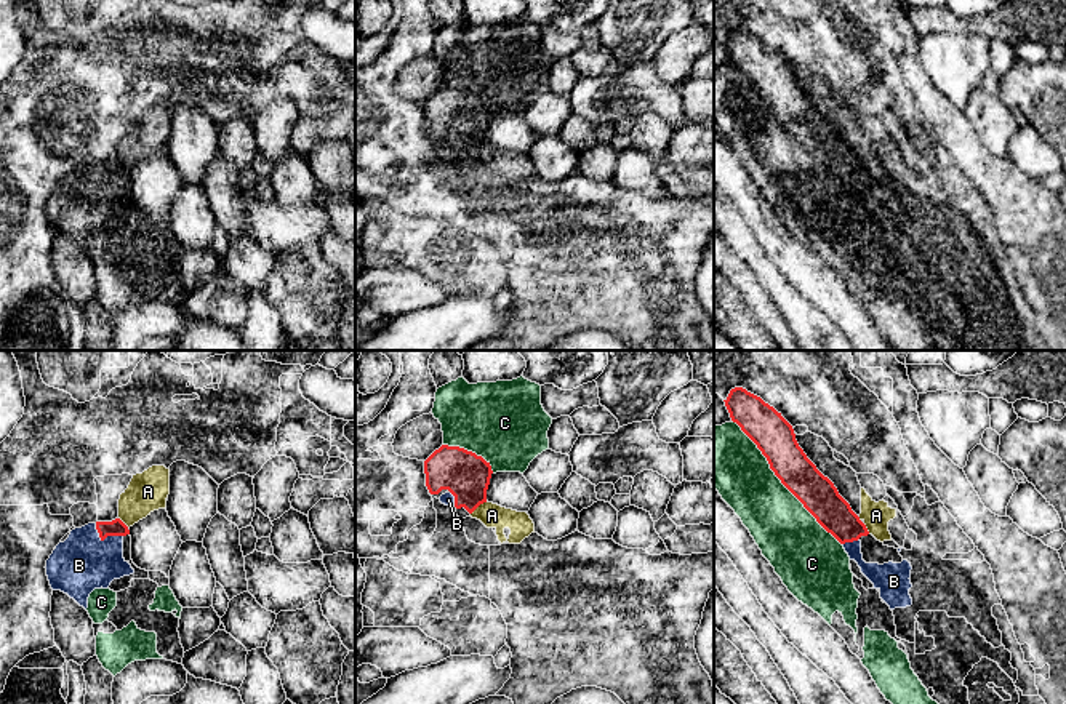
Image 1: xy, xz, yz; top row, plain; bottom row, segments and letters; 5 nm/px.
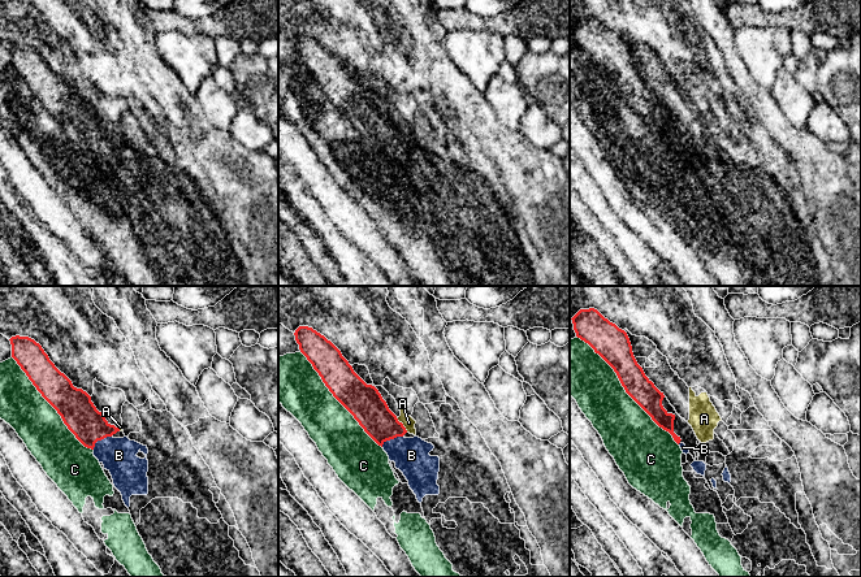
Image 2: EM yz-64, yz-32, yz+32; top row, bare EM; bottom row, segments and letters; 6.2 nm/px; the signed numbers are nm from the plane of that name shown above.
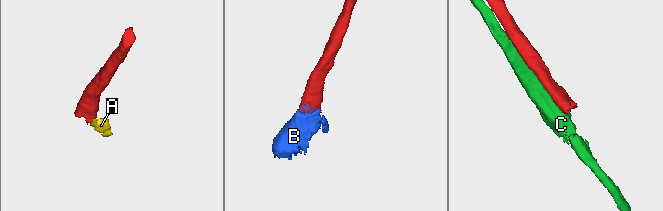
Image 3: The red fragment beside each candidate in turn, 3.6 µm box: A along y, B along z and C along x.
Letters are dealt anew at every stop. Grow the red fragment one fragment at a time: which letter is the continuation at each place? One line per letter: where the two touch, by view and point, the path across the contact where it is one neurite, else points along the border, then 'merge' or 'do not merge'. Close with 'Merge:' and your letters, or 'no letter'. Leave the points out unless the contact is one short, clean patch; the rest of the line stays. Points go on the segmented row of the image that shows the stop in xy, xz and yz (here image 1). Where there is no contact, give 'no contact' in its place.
A: meets red in xz at (479, 504); border along xz (487, 501), (471, 514); do not merge
B: meets red in xy at (104, 538); runs through xy (116, 527), (104, 538), (79, 565); merge
C: meets red in yz at (781, 482); do not merge
Merge: B

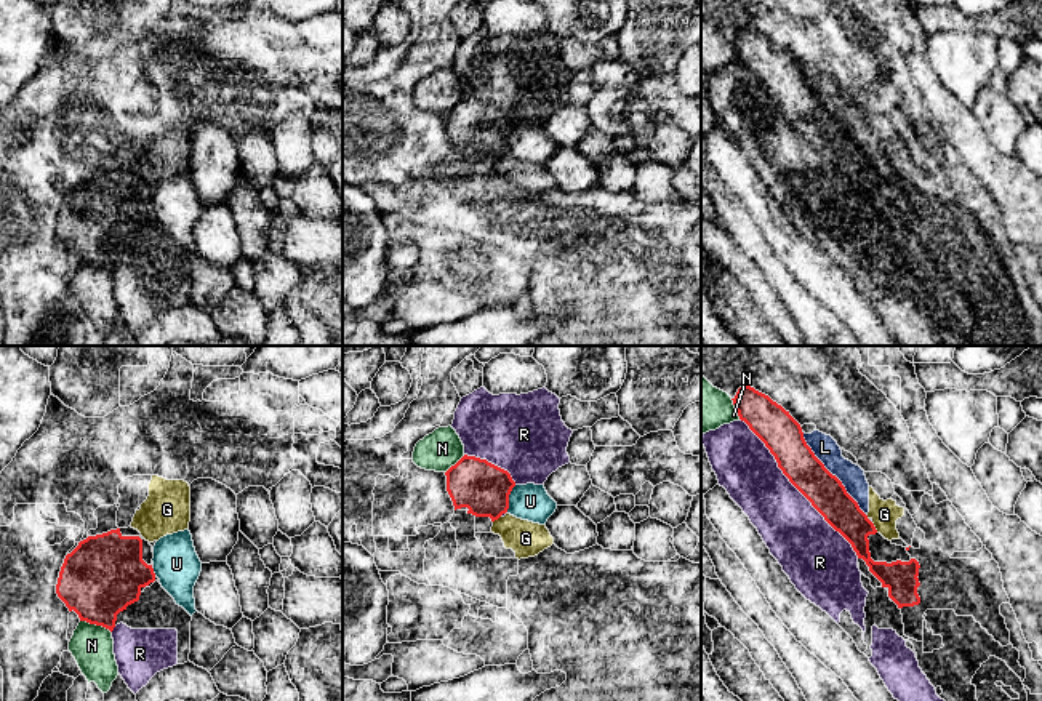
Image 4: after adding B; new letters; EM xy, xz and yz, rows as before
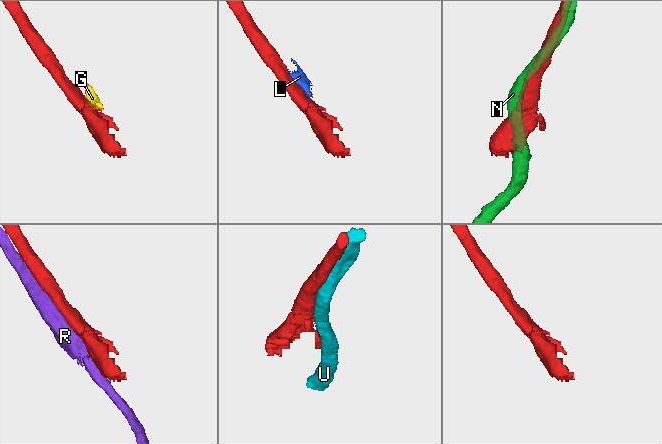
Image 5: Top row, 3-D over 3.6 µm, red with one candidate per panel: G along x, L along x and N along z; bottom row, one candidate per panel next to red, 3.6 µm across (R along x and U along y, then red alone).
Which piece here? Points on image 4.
G: meets red in yz at (874, 527); border along yz (871, 522), (877, 532); do not merge
L: meets red in yz at (831, 474); do not merge
N: meets red in xy at (96, 624); do not merge
R: meets red in yz at (796, 487); do not merge
U: meets red in xz at (508, 498); do not merge
Merge: no letter

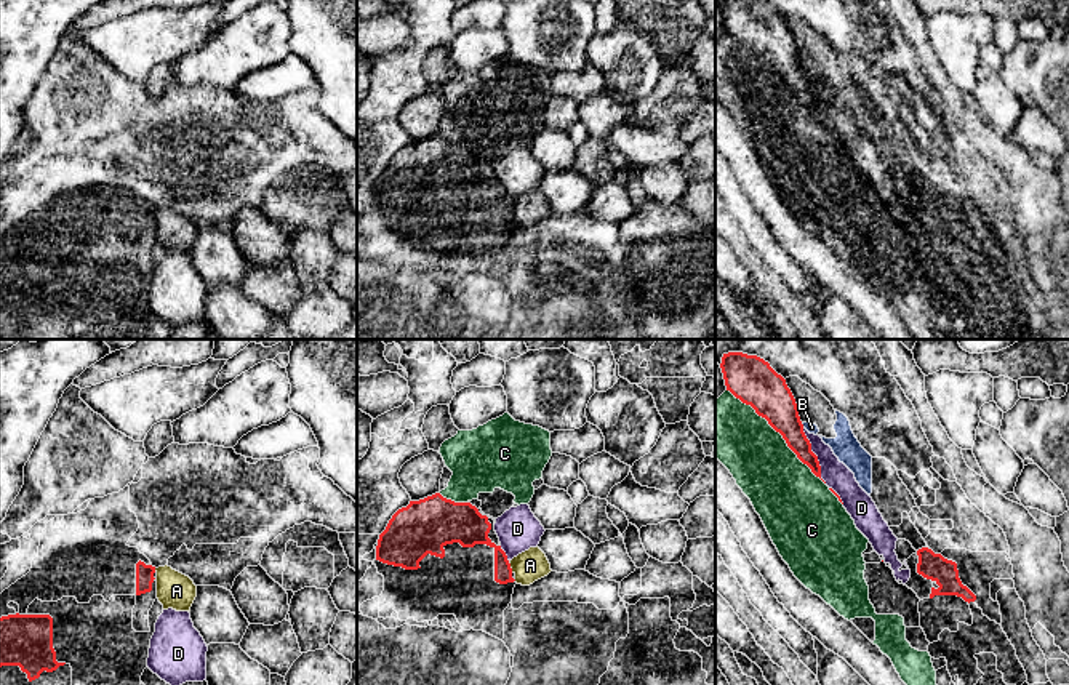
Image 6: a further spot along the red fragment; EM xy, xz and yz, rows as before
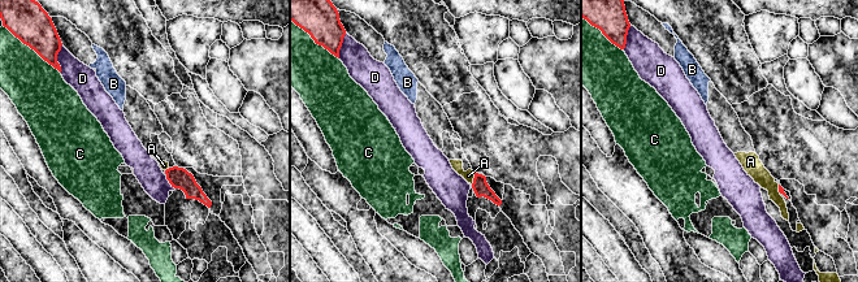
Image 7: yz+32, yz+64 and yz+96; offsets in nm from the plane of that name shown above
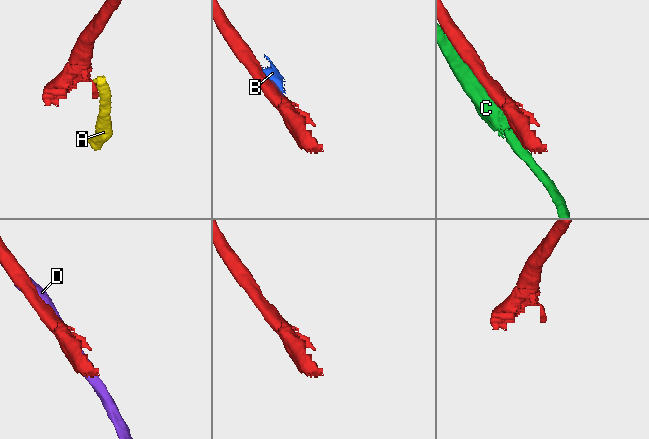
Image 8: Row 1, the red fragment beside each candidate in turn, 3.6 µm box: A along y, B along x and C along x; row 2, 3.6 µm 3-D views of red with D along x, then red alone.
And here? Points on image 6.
A: meets red in xz at (509, 567); border along xz (508, 562), (512, 572); do not merge
B: meets red in yz at (802, 424); do not merge
C: meets red in yz at (778, 431); do not merge
D: meets red in yz at (815, 455); do not merge
Merge: no letter

